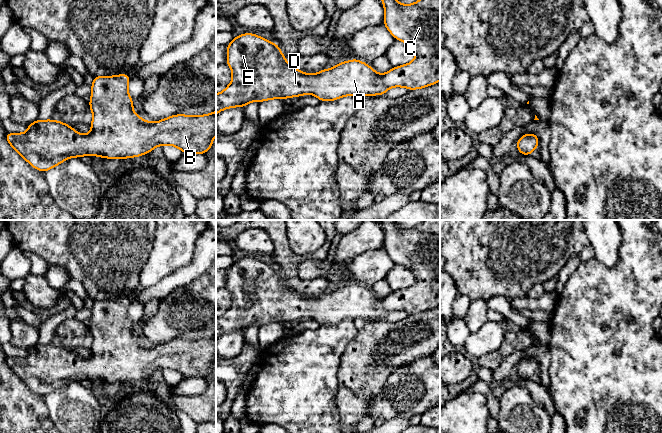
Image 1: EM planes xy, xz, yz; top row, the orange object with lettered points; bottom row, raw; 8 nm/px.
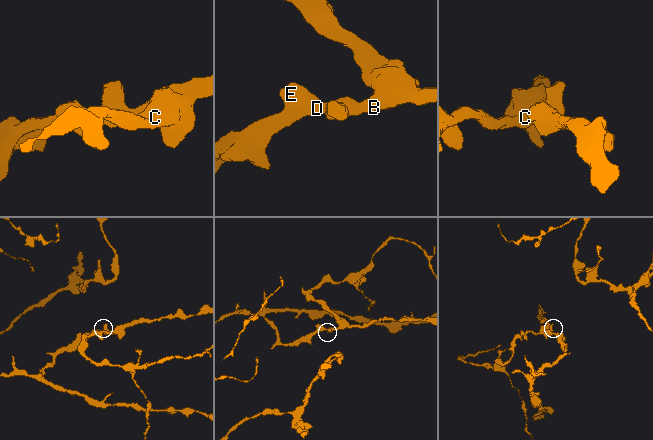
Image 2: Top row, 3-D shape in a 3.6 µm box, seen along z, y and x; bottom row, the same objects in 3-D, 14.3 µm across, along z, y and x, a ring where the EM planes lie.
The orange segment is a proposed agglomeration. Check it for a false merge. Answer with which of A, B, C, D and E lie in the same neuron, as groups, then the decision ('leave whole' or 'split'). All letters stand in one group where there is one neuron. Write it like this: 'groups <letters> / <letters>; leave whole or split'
groups A B C D E; leave whole

